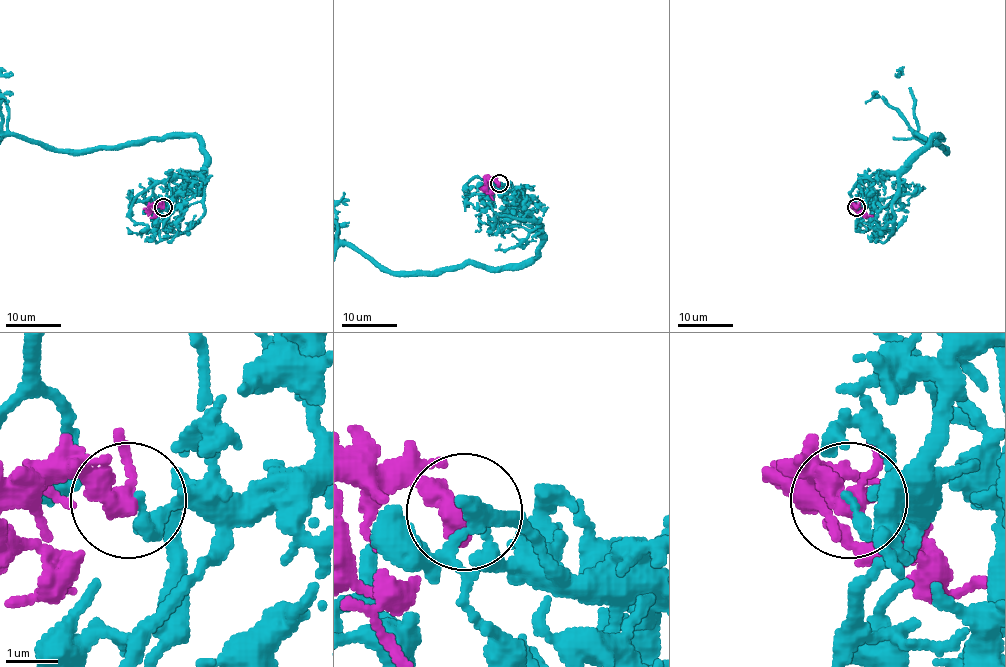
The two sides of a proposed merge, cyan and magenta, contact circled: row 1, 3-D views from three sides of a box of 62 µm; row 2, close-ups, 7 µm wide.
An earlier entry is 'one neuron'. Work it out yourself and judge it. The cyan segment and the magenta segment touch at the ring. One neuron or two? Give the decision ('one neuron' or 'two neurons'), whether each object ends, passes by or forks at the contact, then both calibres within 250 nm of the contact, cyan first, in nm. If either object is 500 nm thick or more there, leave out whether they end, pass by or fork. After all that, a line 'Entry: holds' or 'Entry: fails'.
two neurons; cyan ends there; magenta passes by; 220 nm thick on the cyan side, 360 nm on the other
Entry: fails

